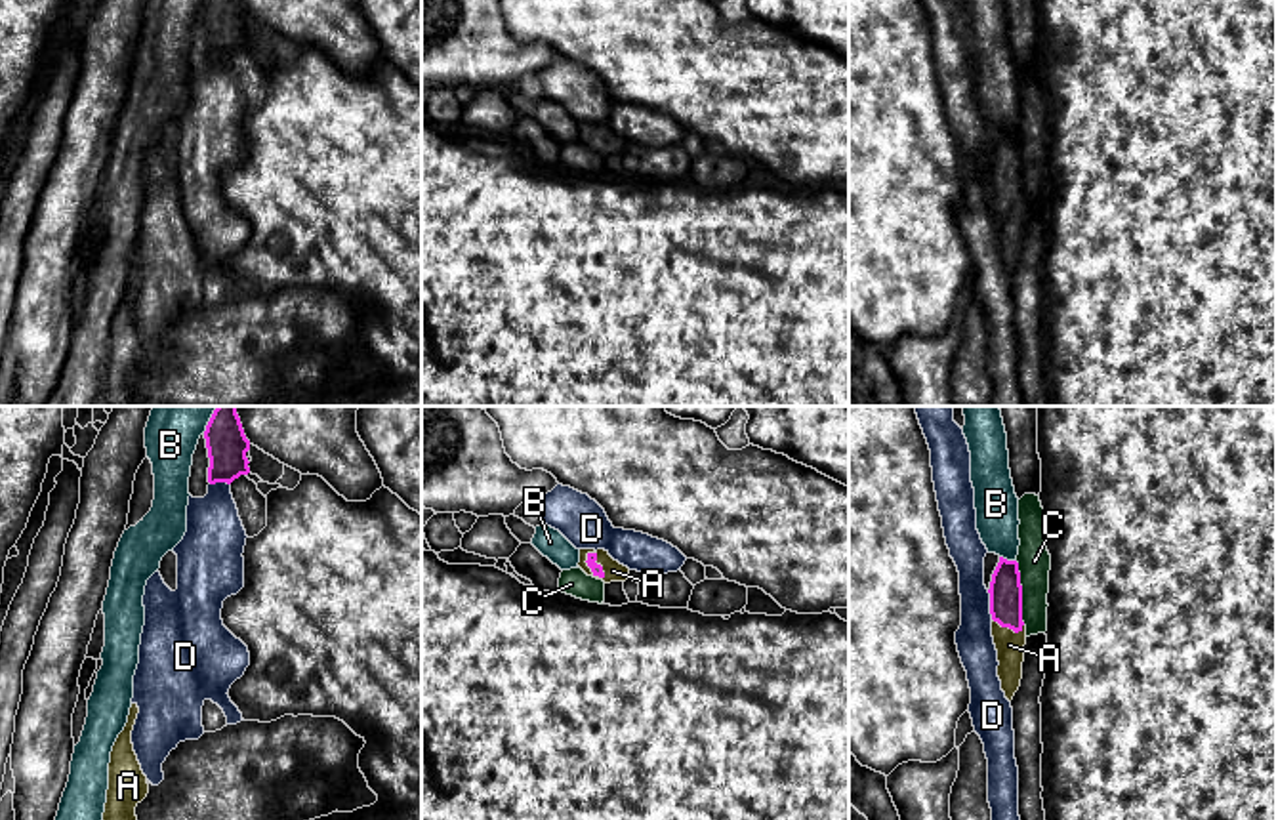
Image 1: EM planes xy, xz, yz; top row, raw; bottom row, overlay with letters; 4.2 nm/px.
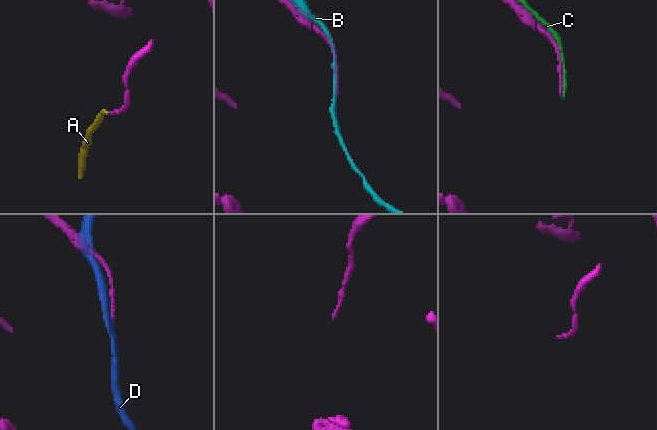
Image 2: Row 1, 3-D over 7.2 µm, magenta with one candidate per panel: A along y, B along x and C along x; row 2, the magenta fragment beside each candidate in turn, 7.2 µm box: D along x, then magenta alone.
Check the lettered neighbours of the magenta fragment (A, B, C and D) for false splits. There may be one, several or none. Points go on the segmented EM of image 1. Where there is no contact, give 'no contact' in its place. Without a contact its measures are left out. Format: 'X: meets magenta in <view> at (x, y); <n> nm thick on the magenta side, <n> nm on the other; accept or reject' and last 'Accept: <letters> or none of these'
A: meets magenta in xz at (596, 563); 50 nm thick on the magenta side, 80 nm on the other; accept
B: meets magenta in yz at (1006, 559); 140 nm thick on the magenta side, 180 nm on the other; reject
C: meets magenta in yz at (1021, 594); 140 nm thick on the magenta side, 140 nm on the other; reject
D: meets magenta in yz at (990, 605); 140 nm thick on the magenta side, 160 nm on the other; reject
Accept: A

